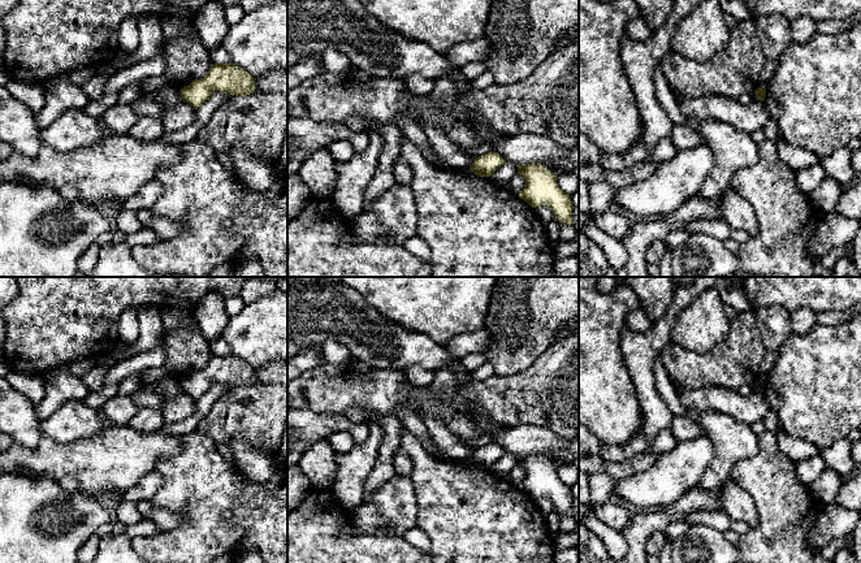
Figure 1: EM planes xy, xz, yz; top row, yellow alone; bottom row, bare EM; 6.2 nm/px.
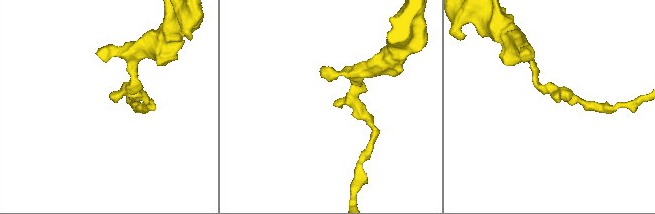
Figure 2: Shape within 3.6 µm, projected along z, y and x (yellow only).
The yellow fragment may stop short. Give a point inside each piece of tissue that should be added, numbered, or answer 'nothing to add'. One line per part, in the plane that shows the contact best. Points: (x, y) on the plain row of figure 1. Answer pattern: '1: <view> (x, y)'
nothing to add

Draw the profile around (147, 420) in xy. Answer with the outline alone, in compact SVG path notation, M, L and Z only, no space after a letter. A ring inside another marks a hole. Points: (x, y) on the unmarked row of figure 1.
M142 407L137 415L130 420L129 425L143 433L152 433L164 425L163 412L155 408Z

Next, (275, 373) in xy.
M274 360L255 371L255 384L280 385L287 389L287 363Z

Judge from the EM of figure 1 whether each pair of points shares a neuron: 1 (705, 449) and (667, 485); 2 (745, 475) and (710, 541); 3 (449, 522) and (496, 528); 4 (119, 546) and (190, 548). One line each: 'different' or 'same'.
1: same
2: different
3: same
4: different

